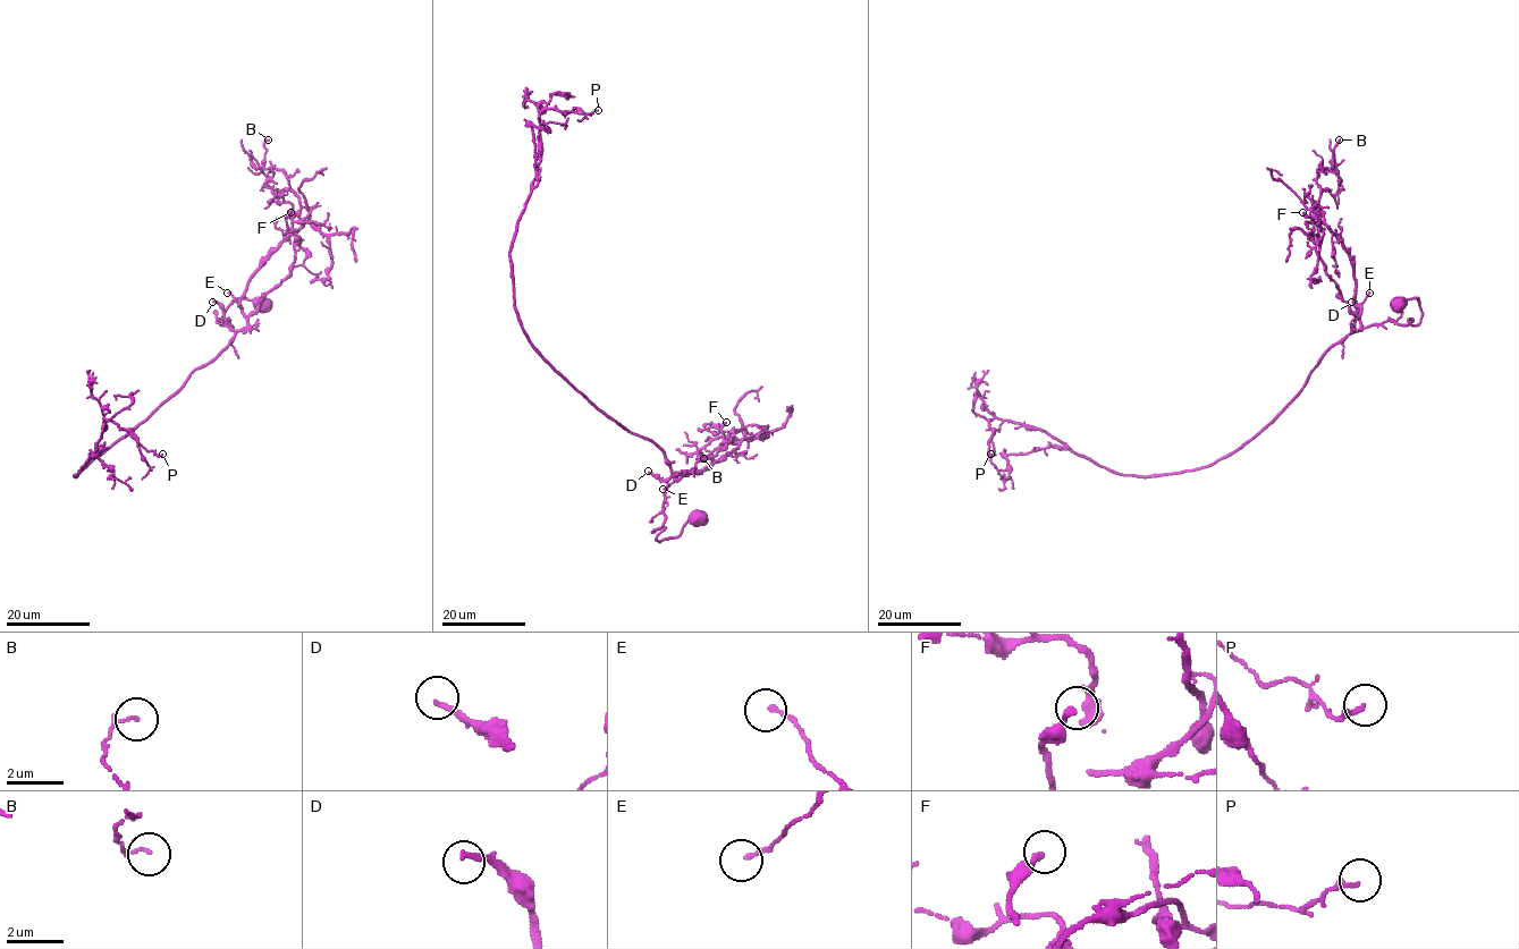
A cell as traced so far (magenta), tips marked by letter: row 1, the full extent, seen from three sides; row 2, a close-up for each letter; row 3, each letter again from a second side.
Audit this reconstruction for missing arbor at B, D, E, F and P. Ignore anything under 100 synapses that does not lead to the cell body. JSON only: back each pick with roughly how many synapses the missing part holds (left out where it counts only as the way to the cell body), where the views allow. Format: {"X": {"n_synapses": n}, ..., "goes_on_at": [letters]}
{"D": {"n_synapses": 180}, "goes_on_at": ["D"]}

